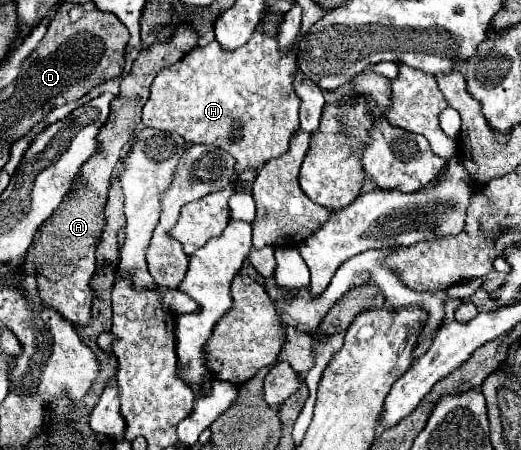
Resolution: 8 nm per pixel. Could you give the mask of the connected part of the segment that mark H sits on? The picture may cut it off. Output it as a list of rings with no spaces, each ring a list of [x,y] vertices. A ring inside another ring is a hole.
[[[256,30],[252,38],[236,50],[226,50],[214,40],[208,46],[194,48],[180,62],[164,68],[154,78],[150,98],[144,104],[142,124],[158,130],[178,132],[188,144],[224,148],[236,160],[236,176],[242,176],[246,170],[258,170],[268,160],[286,154],[292,136],[300,130],[298,112],[302,100],[294,92],[296,72],[300,72],[298,50],[292,46],[288,52],[282,52],[278,38],[264,34],[262,30]]]

